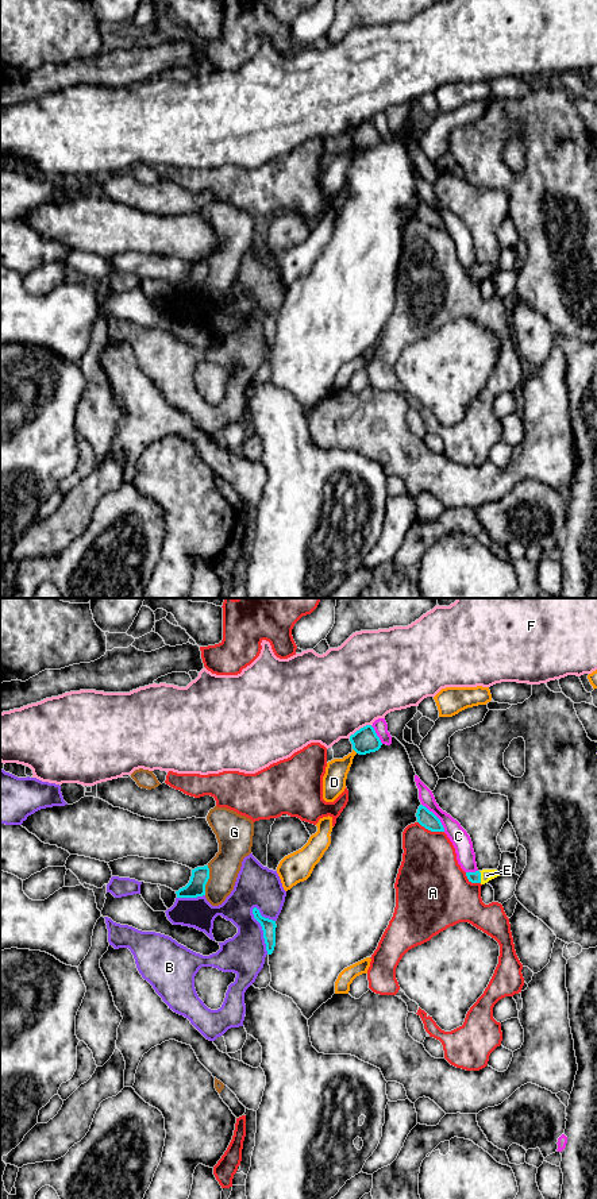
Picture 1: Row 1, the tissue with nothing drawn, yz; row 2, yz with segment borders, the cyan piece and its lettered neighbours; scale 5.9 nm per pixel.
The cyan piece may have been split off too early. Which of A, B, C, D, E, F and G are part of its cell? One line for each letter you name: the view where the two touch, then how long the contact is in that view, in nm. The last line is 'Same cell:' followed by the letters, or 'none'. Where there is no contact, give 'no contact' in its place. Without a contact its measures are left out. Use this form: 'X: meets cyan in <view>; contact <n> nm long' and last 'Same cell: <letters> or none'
E: meets cyan in yz; contact 70 nm long
Same cell: E

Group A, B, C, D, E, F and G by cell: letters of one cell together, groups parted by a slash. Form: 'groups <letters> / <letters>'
groups A / B / C / D / E / F / G

